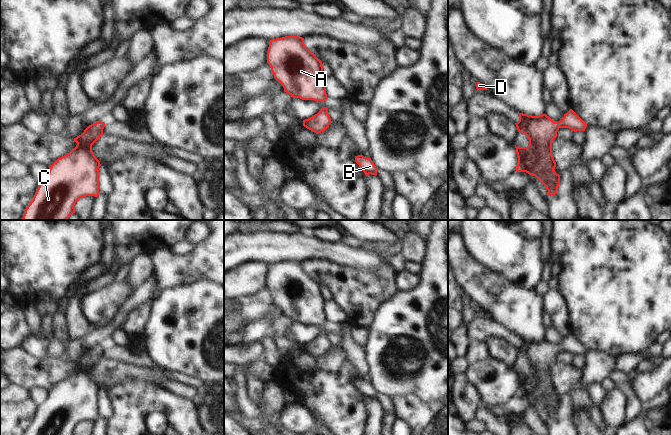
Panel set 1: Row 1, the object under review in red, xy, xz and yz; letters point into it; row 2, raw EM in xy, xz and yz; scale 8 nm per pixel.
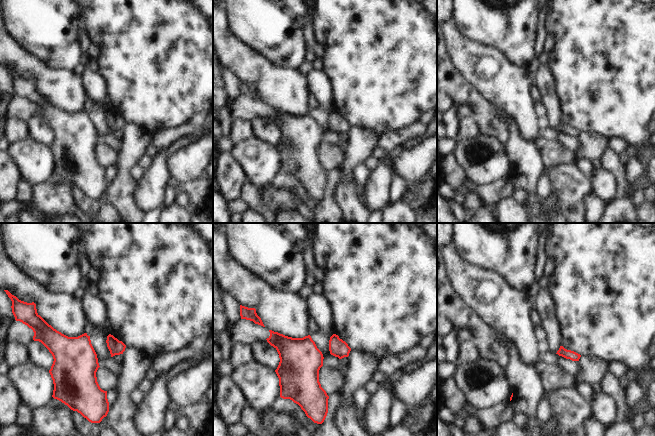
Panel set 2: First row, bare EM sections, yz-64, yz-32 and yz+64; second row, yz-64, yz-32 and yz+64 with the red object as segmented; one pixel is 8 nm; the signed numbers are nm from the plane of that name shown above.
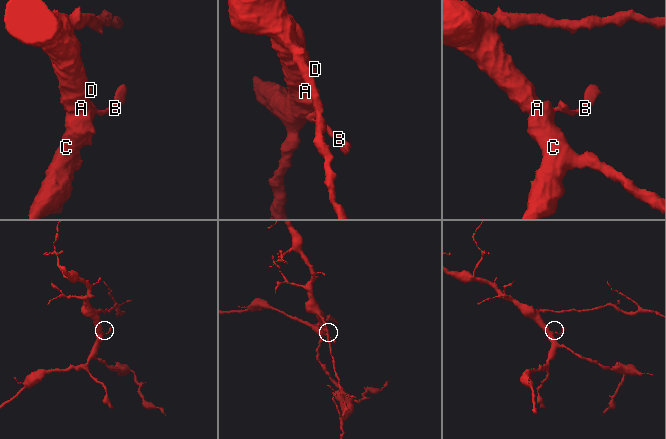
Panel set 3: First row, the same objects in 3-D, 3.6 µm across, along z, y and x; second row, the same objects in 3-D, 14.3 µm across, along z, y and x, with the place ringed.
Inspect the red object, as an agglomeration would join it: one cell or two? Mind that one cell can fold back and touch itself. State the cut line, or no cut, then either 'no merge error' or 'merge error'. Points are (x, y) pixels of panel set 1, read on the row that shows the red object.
cut none; no merge error

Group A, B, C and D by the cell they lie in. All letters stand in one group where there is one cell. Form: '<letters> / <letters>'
A B C D

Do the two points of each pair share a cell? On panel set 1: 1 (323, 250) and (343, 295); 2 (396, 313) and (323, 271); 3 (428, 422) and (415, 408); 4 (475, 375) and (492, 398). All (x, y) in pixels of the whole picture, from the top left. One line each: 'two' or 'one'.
1: two
2: two
3: one
4: one

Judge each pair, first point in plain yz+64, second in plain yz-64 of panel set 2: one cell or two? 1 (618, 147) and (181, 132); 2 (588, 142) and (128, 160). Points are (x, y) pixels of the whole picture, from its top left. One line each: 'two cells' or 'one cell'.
1: one cell
2: one cell

